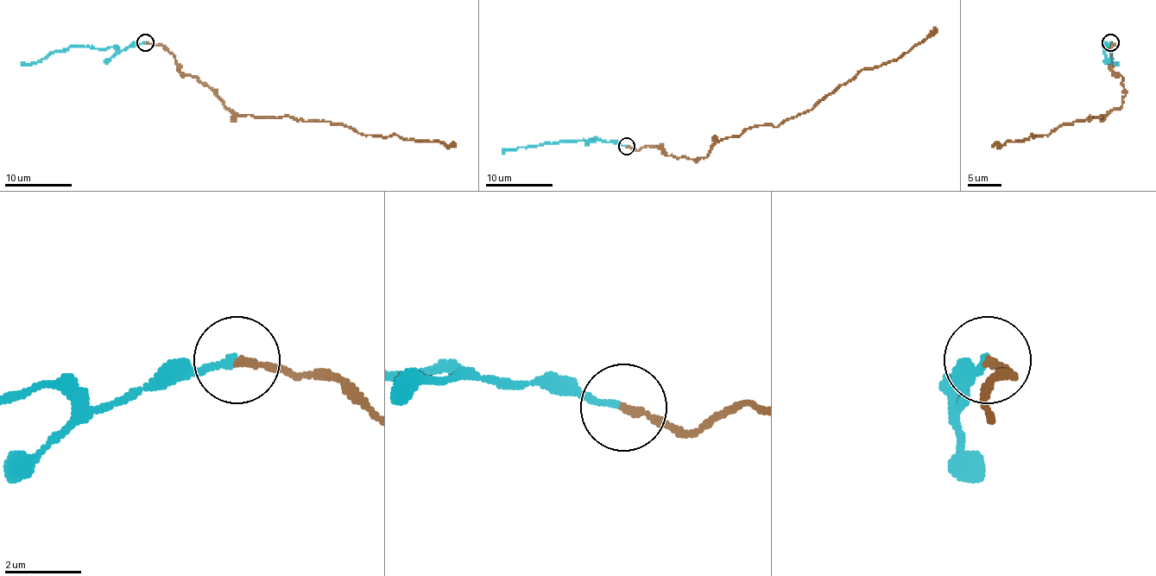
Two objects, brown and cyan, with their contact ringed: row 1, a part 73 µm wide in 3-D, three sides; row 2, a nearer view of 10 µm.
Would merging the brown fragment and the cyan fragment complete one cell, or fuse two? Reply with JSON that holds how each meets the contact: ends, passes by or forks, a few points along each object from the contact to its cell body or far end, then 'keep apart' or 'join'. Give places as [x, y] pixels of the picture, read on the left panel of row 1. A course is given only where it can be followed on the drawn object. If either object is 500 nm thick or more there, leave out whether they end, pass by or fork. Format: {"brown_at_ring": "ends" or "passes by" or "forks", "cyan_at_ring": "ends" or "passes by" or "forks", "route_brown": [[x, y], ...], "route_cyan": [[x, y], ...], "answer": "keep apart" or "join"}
{"brown_at_ring": "ends", "cyan_at_ring": "ends", "route_brown": [[144, 41], [167, 48], [178, 69], [197, 77], [241, 115], [342, 123], [361, 135], [396, 135], [454, 147]], "route_cyan": [[144, 41], [123, 50], [112, 47], [72, 47], [60, 52], [50, 52], [33, 64], [21, 62]], "answer": "keep apart"}

